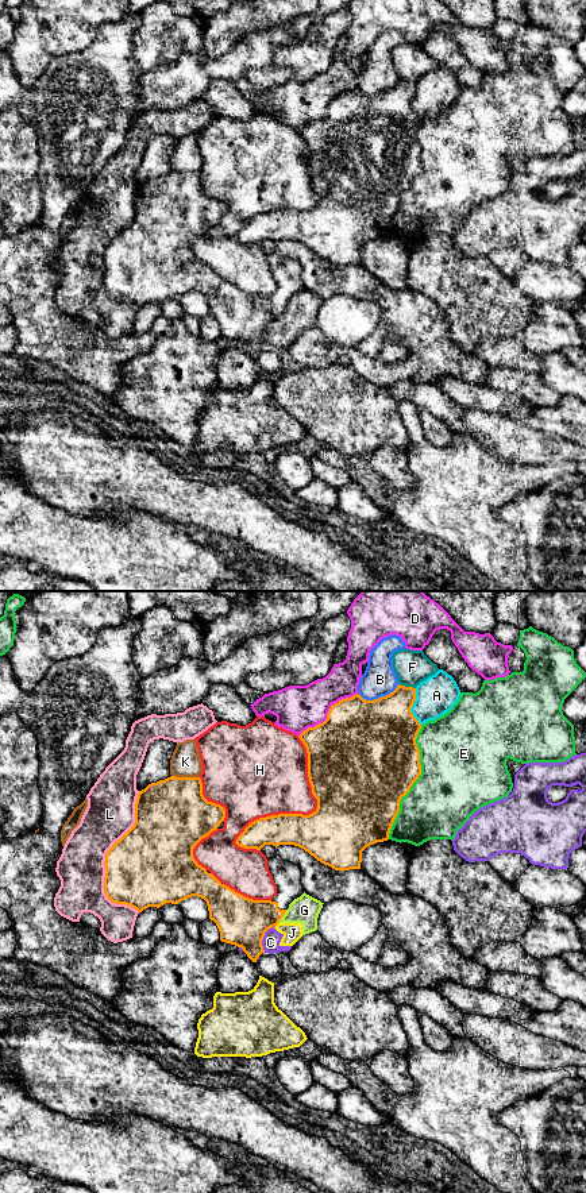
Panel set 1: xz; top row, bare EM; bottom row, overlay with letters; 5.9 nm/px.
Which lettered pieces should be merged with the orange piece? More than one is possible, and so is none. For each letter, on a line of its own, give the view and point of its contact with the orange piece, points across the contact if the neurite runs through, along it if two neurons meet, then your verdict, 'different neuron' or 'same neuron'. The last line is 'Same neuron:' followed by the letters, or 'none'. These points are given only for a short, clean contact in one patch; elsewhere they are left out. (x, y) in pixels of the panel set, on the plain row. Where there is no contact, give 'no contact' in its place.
A: xz (411, 103) | different neuron
B: xz (378, 93) | different neuron
C: xz (263, 331) | different neuron
D: xz (328, 108) | different neuron
E: xz (415, 176) | different neuron
F: xz (407, 82) | along xz (398, 78), (415, 84) | different neuron
G: xz (282, 311) | along xz (286, 305), (278, 317) | different neuron
H: xz (309, 209) | different neuron
J: xz (277, 319) | along xz (278, 317), (276, 321) | different neuron
K: xz (185, 173) | different neuron
L: xz (105, 255) | different neuron
Same neuron: none

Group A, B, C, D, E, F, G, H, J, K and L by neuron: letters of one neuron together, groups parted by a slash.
A / B / C G J / D / E / F / H / K / L

